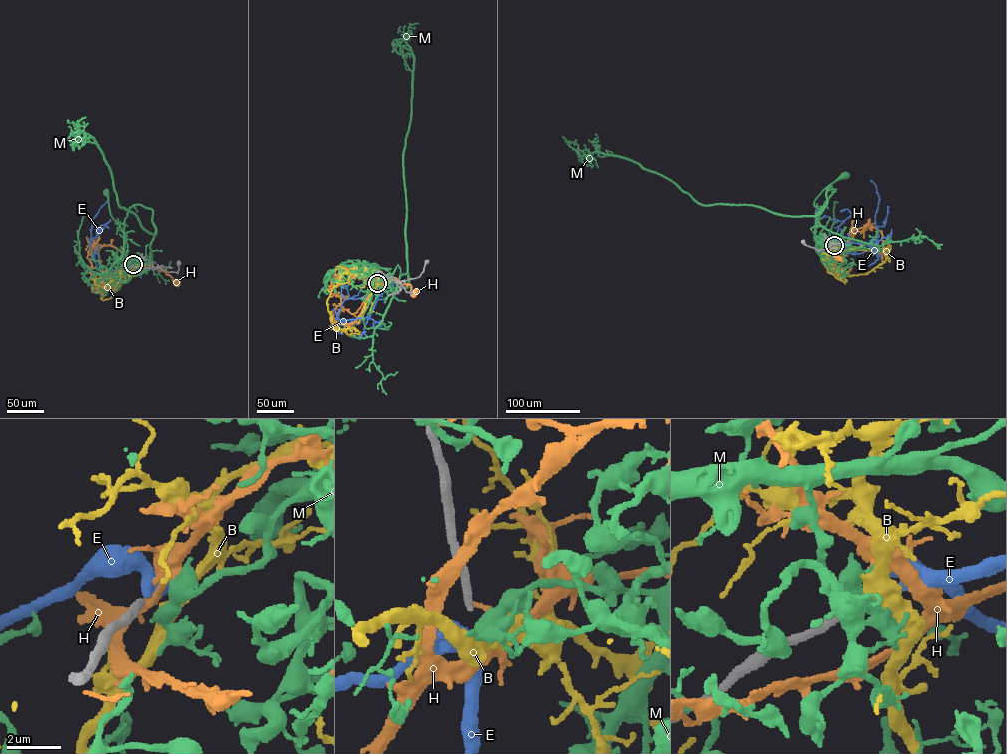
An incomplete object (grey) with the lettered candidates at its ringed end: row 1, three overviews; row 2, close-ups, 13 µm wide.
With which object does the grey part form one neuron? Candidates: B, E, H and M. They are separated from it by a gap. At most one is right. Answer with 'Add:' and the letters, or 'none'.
Add: E

